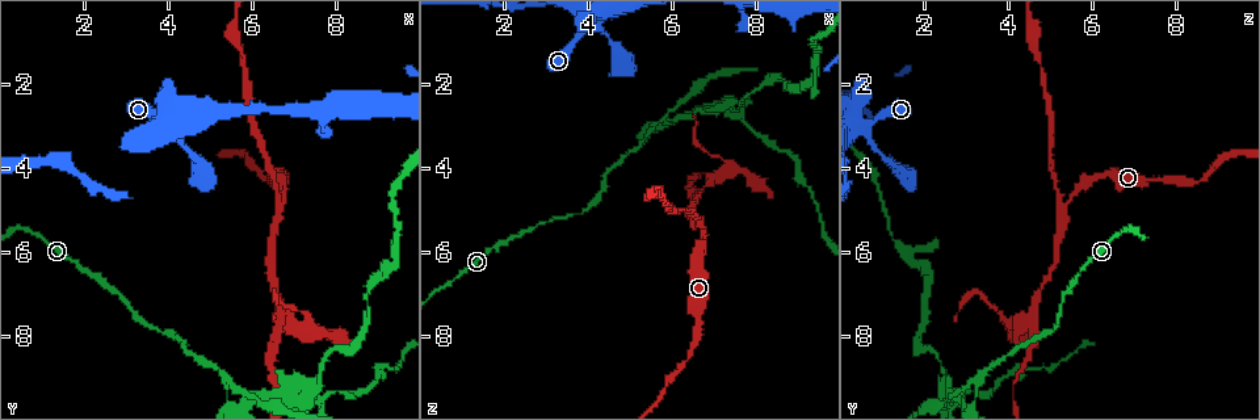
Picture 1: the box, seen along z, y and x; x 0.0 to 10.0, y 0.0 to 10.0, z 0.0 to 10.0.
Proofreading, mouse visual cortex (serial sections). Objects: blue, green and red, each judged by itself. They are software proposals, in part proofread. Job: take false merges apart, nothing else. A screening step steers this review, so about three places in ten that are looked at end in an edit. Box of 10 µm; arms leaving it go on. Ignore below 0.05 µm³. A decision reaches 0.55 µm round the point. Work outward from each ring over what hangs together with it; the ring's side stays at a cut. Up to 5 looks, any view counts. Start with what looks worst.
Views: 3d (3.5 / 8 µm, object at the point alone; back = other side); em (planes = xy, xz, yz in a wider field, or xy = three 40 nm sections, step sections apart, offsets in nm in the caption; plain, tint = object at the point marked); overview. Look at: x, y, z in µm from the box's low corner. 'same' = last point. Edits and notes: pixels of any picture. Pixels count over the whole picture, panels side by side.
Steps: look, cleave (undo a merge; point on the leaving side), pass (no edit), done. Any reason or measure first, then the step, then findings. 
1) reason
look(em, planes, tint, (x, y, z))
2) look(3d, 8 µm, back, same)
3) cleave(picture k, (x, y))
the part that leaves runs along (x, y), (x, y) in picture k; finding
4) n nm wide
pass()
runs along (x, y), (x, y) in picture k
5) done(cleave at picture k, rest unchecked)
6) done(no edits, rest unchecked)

sharp bend
look(3d, 3.5 µm, back, (6.65, 4.90, 5.30))

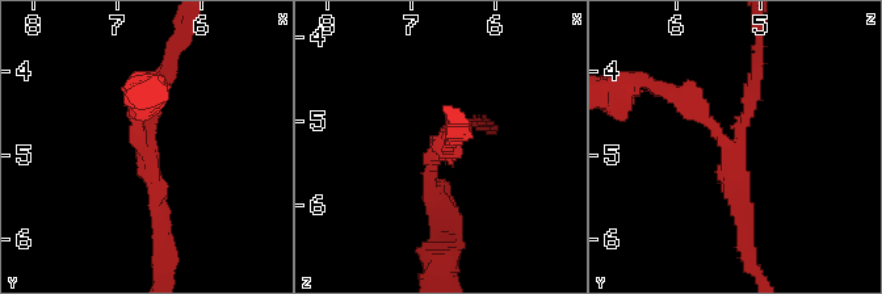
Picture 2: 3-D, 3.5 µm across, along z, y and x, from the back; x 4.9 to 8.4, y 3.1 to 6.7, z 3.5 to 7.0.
3 arms; arms of 150, 200, 200 nm; shape alone is not enough
look(em, xy, step 3, plain, (6.65, 4.95, 5.30))

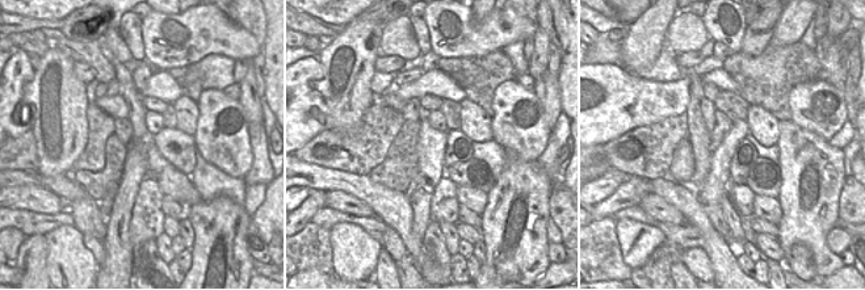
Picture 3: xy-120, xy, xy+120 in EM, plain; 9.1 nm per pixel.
look(em, xy, step 3, tint, same)

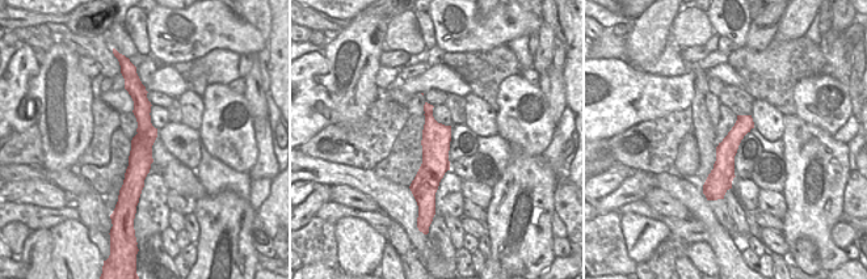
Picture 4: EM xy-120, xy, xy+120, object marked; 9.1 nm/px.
pass()
runs along (135, 83), (143, 117), (137, 193) in picture 4; all the same cell

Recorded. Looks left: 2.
sudden change in width
look(3d, 3.5 µm, (6.70, 7.45, 4.55))

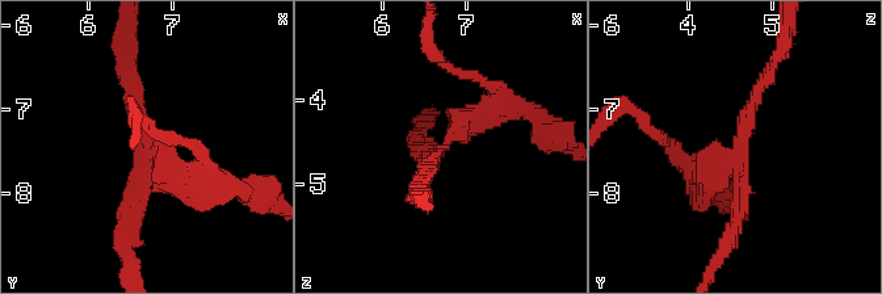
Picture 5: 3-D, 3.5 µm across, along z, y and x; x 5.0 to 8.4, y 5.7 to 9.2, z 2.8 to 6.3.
3 arms; arms of 200, 200, 300 nm
look(em, xy, step 3, tint, (6.70, 7.50, 4.60))

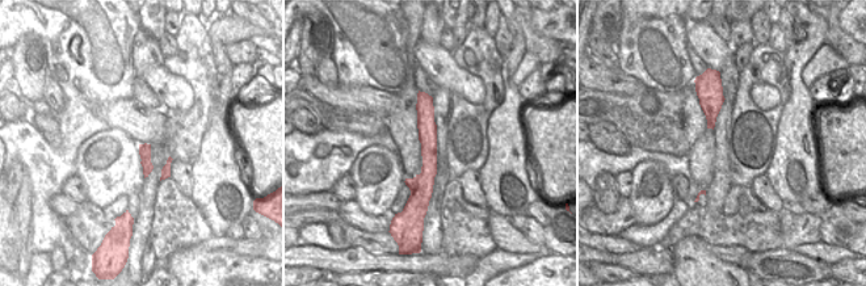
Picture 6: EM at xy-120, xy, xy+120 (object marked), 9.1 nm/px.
cleave(picture 5, (177, 167))
a second cell is stuck on

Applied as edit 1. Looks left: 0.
done(cleave at picture 5, rest unchecked)

